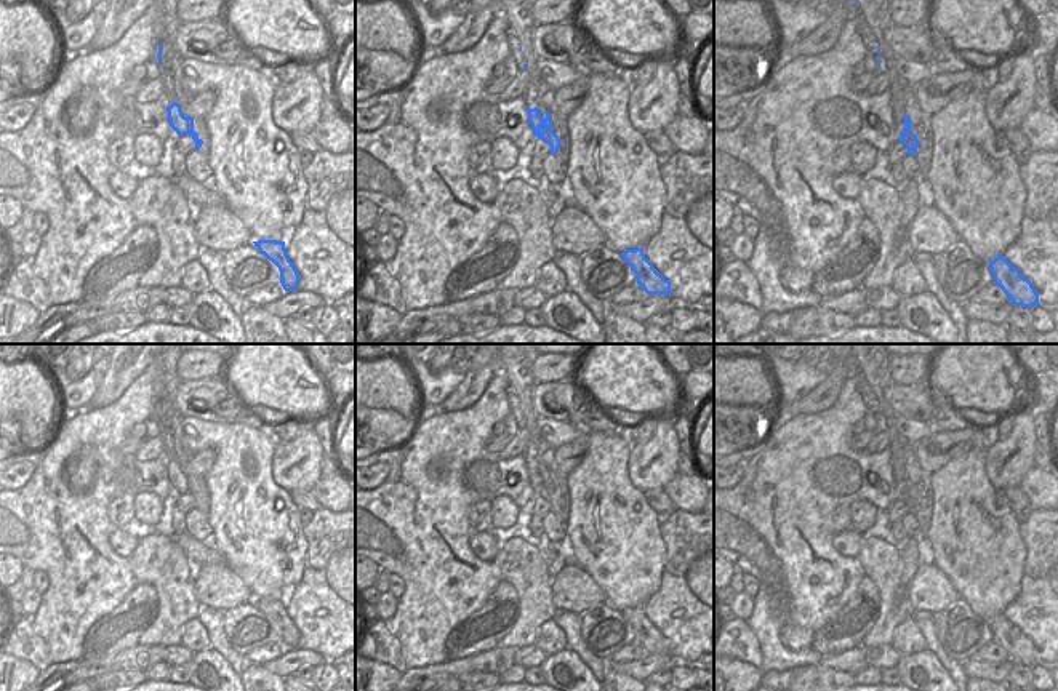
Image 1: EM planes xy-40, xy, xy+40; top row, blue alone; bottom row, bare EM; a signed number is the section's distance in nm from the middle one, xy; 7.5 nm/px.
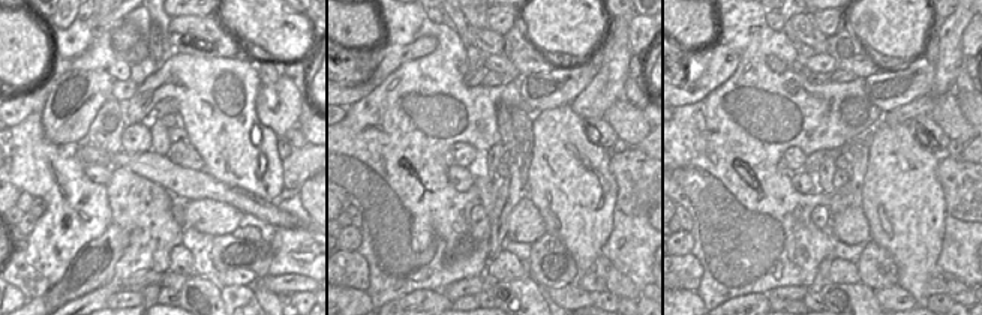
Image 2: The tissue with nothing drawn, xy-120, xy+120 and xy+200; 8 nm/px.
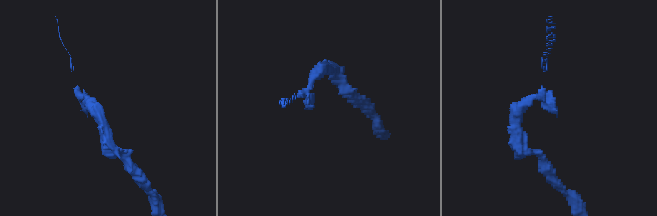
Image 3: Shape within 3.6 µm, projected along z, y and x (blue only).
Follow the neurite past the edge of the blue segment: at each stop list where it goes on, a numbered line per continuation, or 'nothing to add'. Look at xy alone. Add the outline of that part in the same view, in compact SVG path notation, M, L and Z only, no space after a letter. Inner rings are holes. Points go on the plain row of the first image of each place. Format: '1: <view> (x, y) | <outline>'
1: xy (514, 402) | M509 385L509 389L507 389L507 401L509 401L511 414L517 422L517 430L523 430L525 417L523 417L523 413L520 409L520 398L515 393L512 385Z

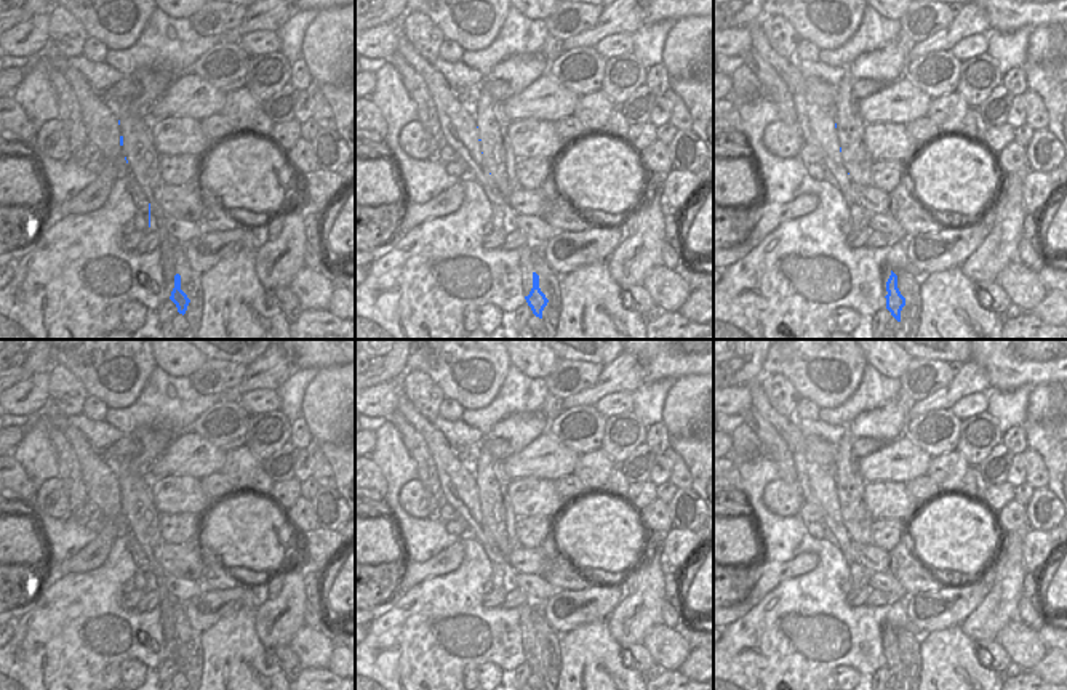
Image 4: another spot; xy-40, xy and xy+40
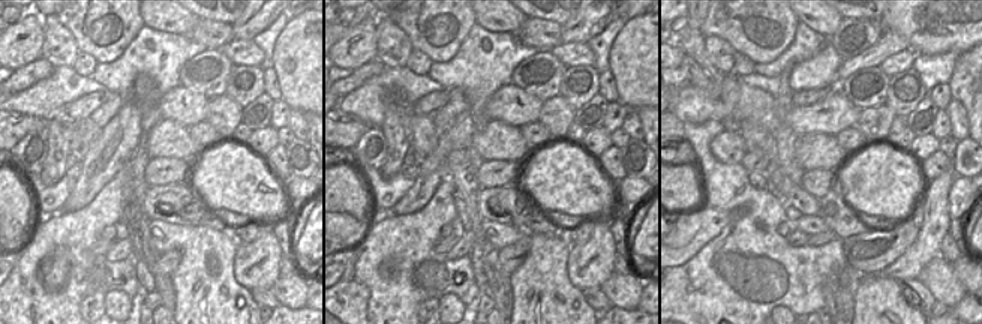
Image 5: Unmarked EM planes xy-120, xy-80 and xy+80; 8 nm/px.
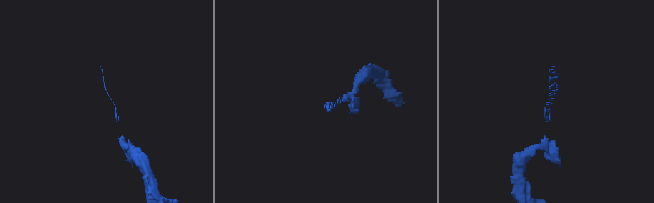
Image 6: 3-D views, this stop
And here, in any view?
1: xy-40 (99, 476) | M66 426L62 432L78 459L82 480L88 493L88 501L99 507L102 519L118 519L118 536L126 540L126 548L138 570L141 570L146 576L146 584L149 588L149 559L139 541L131 533L125 519L123 507L120 504L122 491L118 474L114 467L114 463L109 463L99 451L96 451L77 427Z

